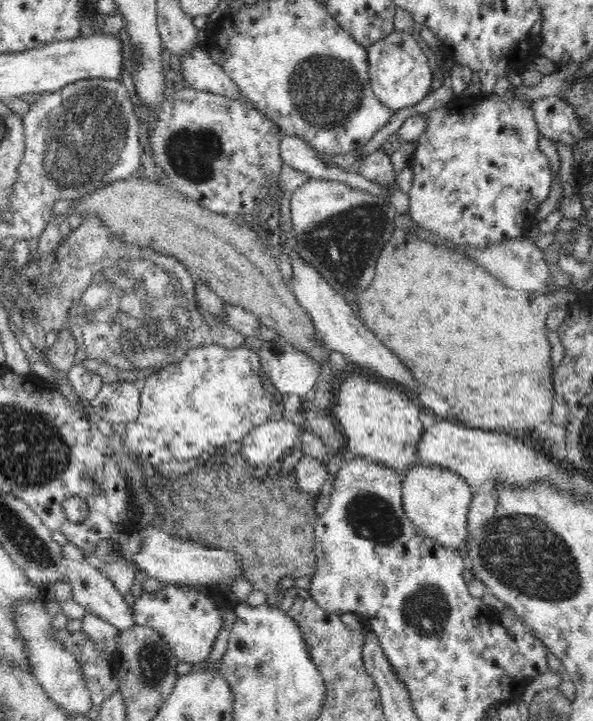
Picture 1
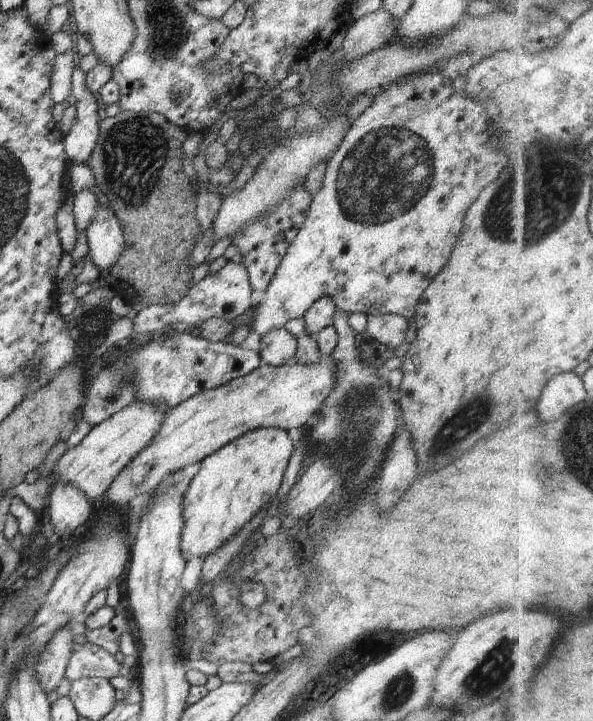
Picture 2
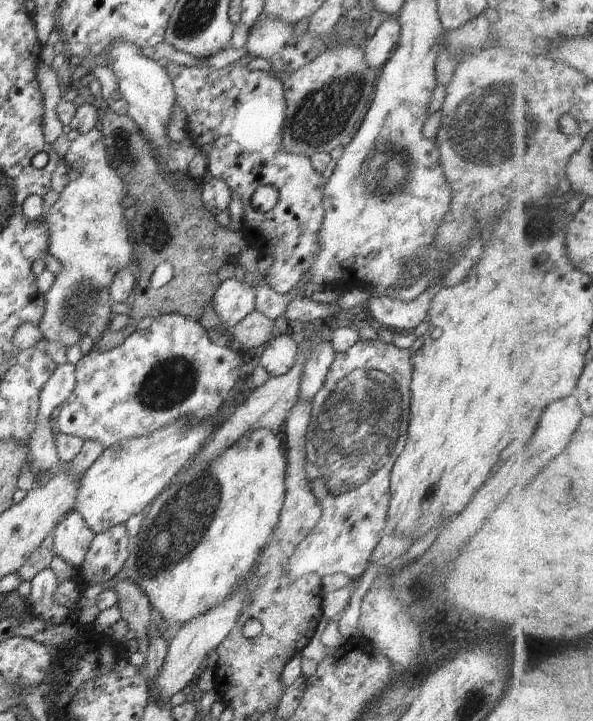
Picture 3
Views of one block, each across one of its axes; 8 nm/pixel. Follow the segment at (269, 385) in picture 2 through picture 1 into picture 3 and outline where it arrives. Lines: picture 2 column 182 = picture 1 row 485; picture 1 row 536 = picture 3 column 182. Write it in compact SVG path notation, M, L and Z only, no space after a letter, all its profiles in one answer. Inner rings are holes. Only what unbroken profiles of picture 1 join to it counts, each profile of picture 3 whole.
M215 417L210 421L196 422L194 429L186 429L184 422L172 422L143 437L104 449L98 460L83 474L74 510L80 513L96 535L125 523L134 514L145 512L162 490L176 480L178 472L190 464L216 421Z

